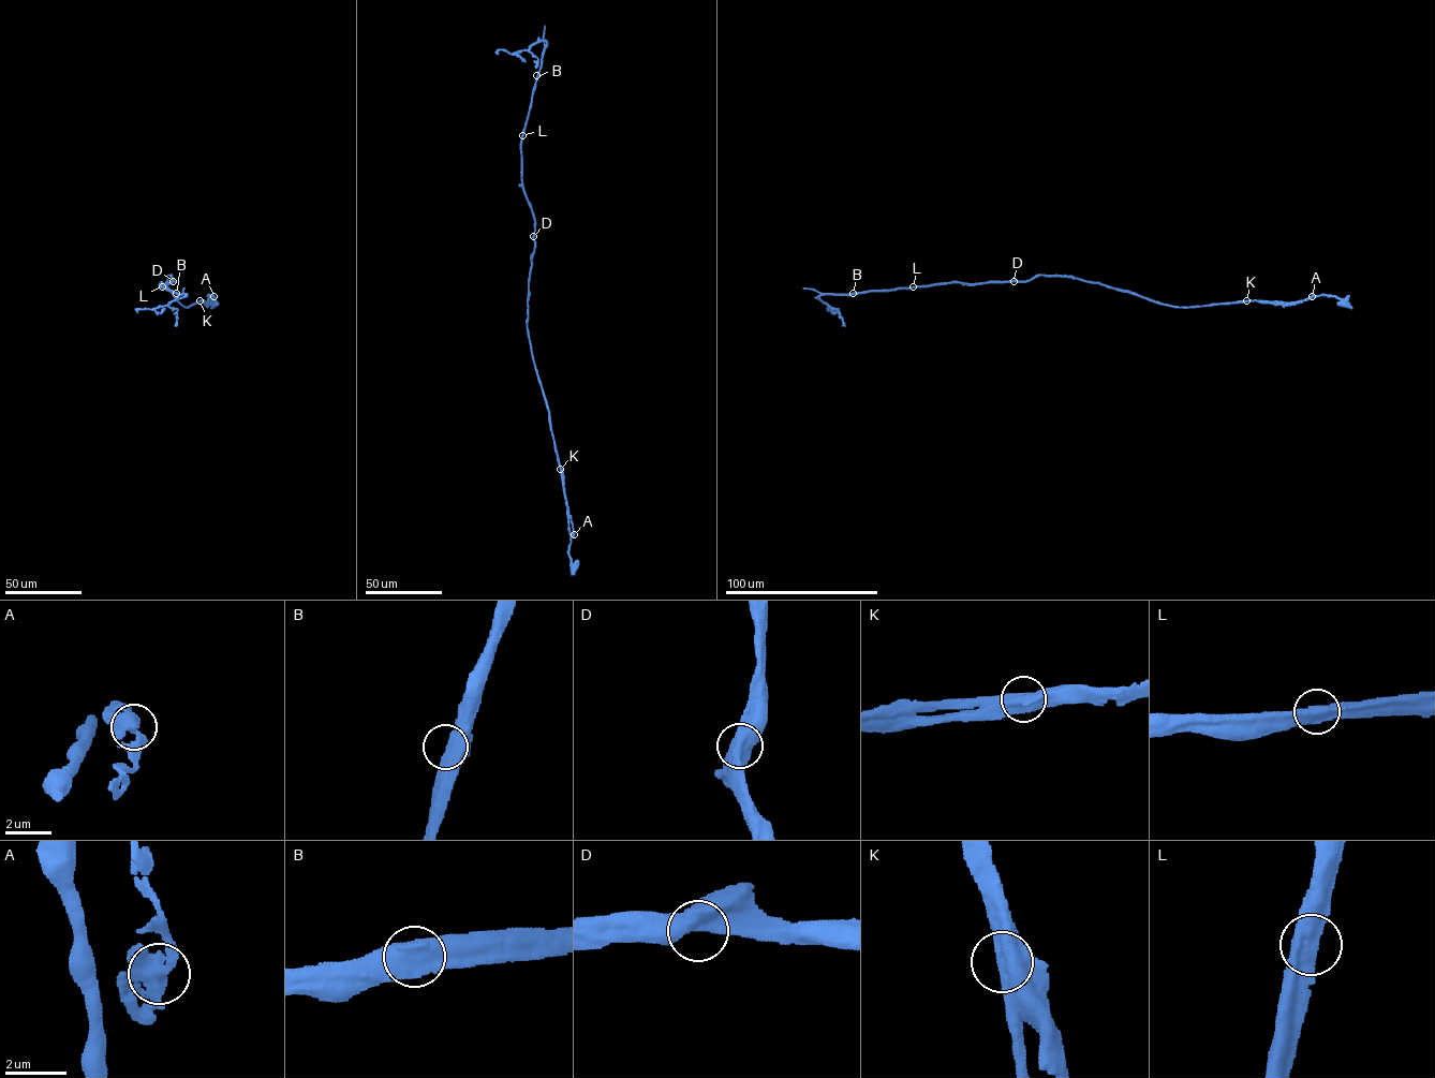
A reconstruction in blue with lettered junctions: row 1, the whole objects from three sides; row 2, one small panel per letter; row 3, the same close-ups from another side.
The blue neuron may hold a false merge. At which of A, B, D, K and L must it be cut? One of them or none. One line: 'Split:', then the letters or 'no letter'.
Split: K

